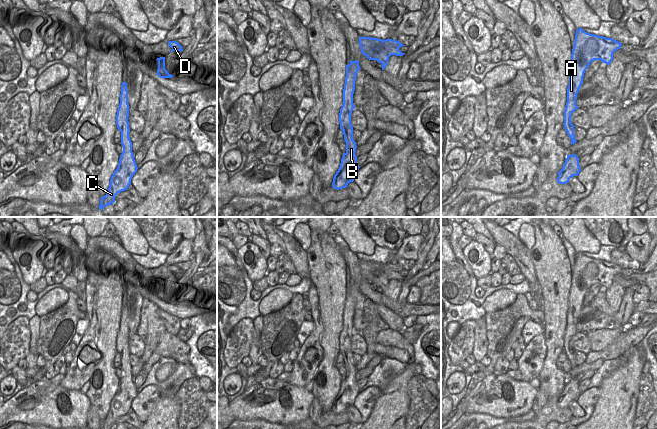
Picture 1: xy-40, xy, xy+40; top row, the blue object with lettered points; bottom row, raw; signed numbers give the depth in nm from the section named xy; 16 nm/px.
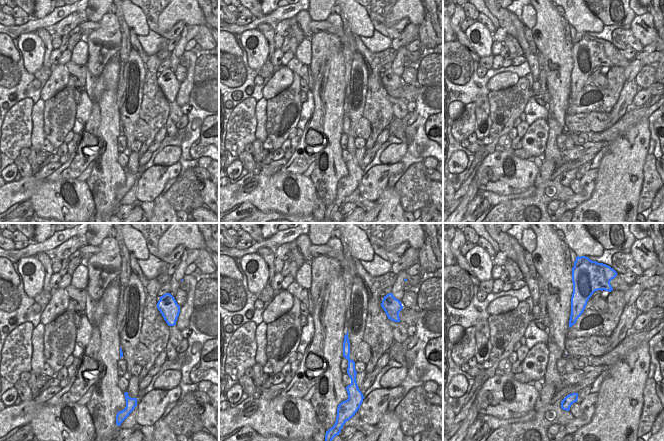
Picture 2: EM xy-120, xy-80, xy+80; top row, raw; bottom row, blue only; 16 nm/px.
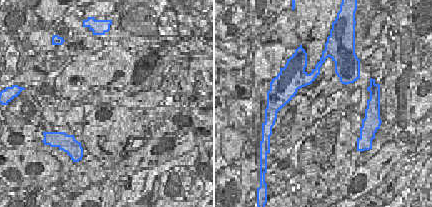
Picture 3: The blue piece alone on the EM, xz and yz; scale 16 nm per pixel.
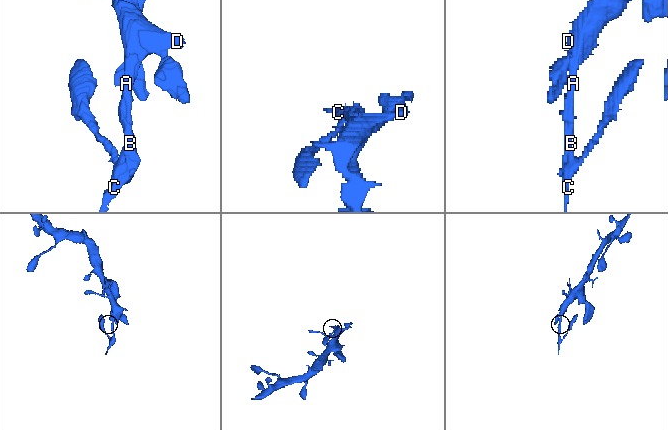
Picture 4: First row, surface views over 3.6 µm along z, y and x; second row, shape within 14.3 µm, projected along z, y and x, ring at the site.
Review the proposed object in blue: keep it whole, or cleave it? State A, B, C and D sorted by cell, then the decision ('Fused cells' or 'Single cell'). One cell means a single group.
Groups: A B C / D. Fused cells.

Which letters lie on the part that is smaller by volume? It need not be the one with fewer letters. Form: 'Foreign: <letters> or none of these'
Foreign: A, B, C

